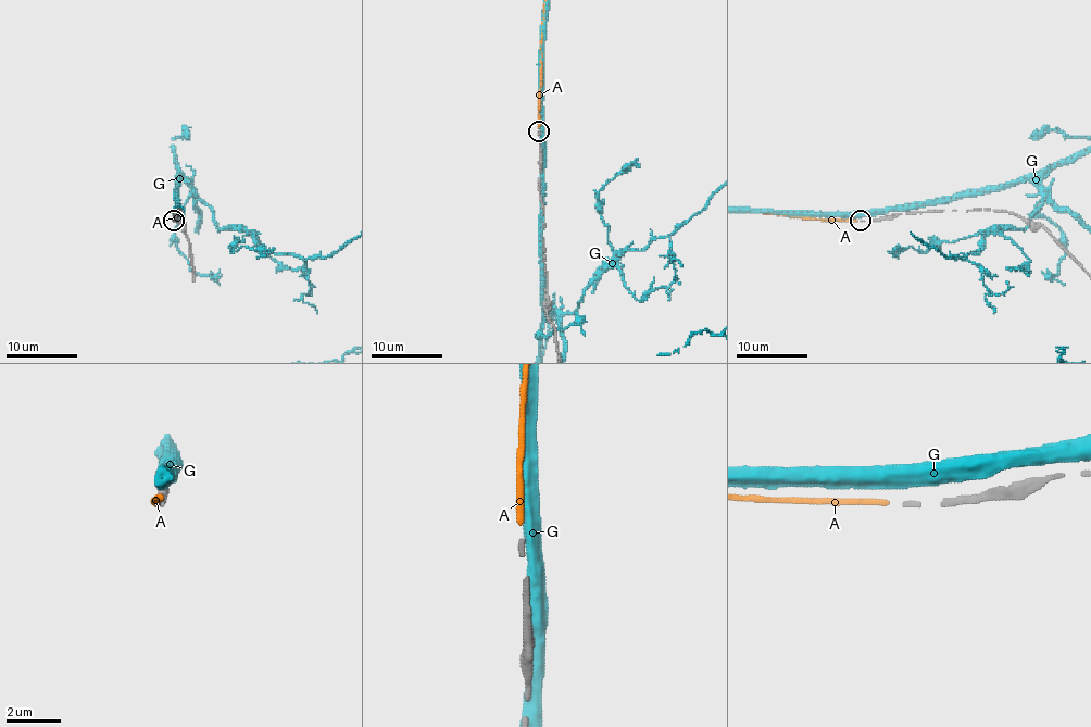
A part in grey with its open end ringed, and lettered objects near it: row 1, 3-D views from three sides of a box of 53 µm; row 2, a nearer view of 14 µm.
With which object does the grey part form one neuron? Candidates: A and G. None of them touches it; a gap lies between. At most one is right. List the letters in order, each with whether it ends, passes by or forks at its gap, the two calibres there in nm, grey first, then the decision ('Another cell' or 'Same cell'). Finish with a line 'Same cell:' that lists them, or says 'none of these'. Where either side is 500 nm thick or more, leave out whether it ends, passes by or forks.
A: It ends there. Thickness 140 nm (grey) against 200 nm. Same cell
G: It passes by. Thickness 140 nm (grey) against 480 nm. Another cell
Same cell: A

